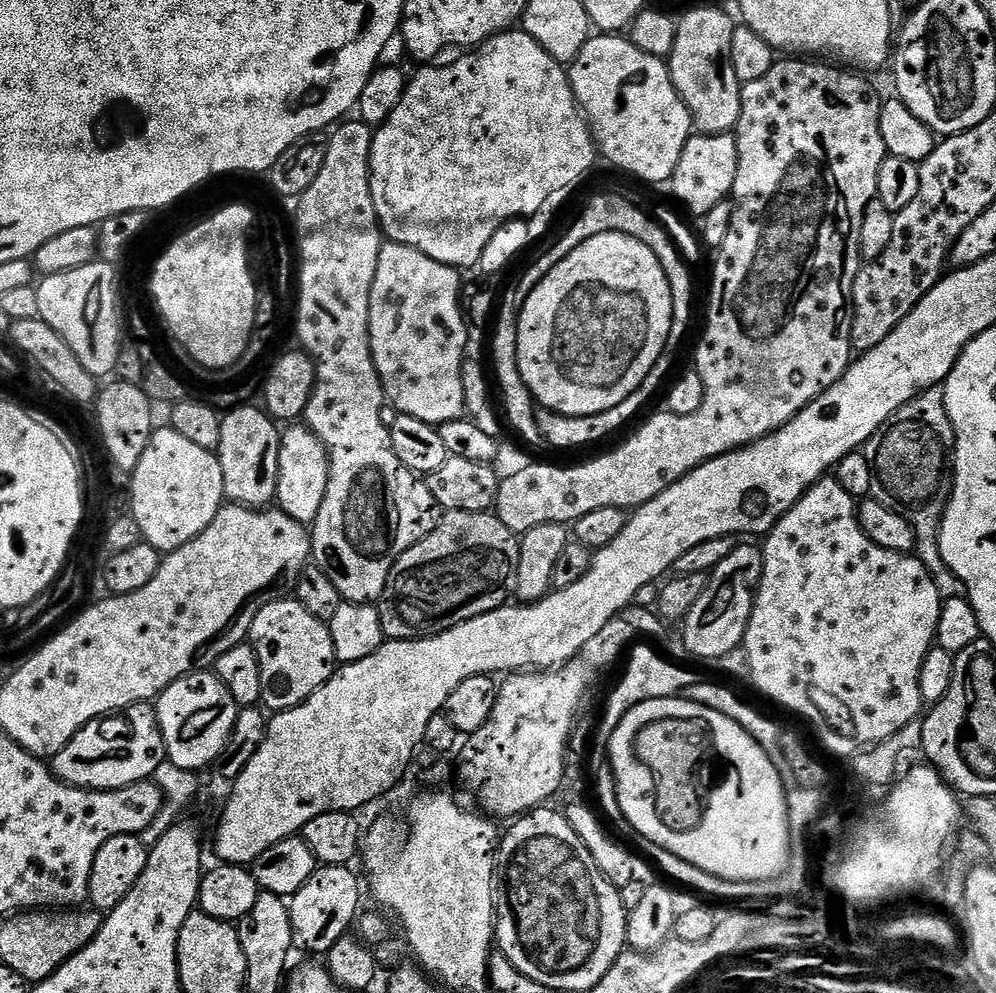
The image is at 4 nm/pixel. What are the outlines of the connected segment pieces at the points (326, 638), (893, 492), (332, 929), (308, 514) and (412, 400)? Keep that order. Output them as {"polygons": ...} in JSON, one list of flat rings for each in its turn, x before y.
{"polygons":[[[295,598,271,600,262,606,250,621,250,628,250,643,258,654,258,666,262,670,260,704,269,713,285,712,305,704,310,694,336,675,338,665,327,623,314,618]],[[940,386,927,388,925,392,915,396,909,404,902,406,872,435,872,439,866,445,866,455,872,462,874,477,871,495,878,502,882,502,882,506,902,514,902,518,910,522,916,535,915,555,928,567,928,573,931,574,944,600,965,598,968,595,966,586,948,569,940,553,940,523,948,505,948,497,952,494,950,465,954,460,955,447,956,435,946,414,944,389]],[[320,866,292,897,288,909,292,923,292,943,304,952,326,954,338,938,349,935,361,911,360,880,348,866]],[[288,426,281,431,278,450,278,486,275,498,279,511,285,512,299,524,311,526,318,518,318,510,322,510,322,498,326,498,329,474,326,446,310,429,306,426]],[[385,242,378,254,378,270,374,270,370,290,368,333,374,366,380,375,387,403,391,407,393,404,397,413,422,418,422,422,437,426,465,415,462,366,466,359,464,347,468,344,469,325,462,311,462,300,460,304,460,276,457,269,422,254,417,248]]]}

